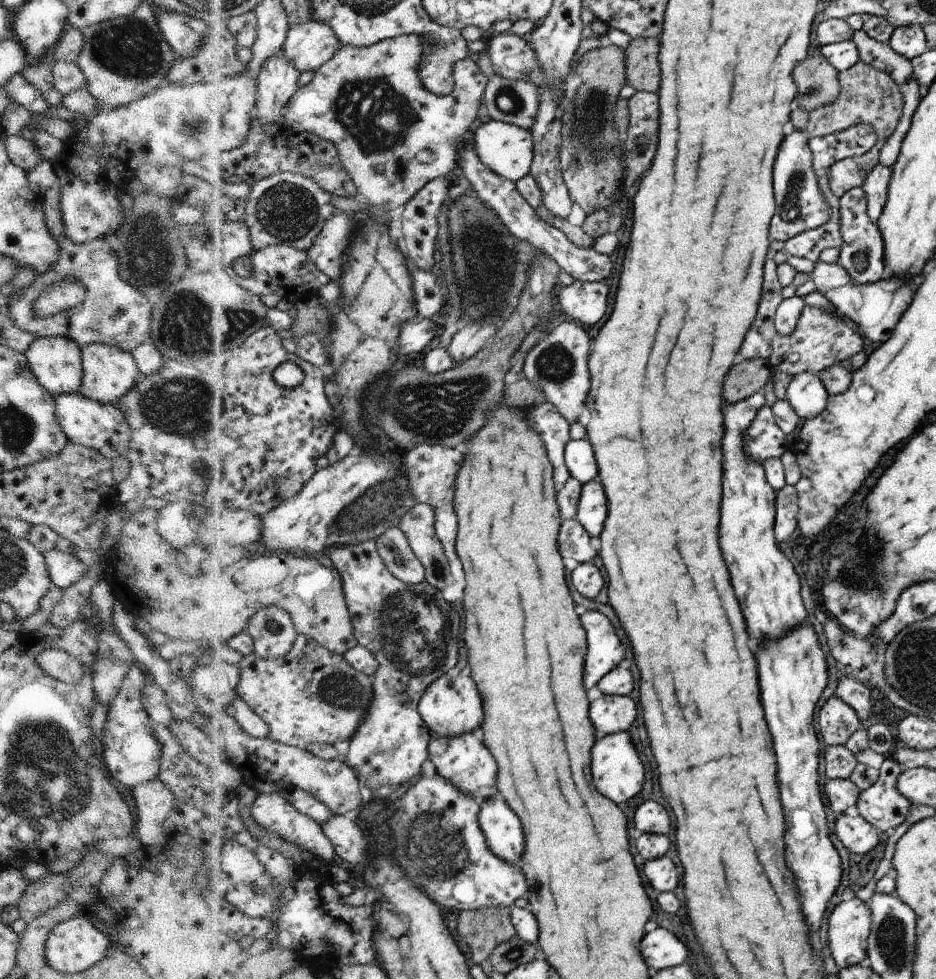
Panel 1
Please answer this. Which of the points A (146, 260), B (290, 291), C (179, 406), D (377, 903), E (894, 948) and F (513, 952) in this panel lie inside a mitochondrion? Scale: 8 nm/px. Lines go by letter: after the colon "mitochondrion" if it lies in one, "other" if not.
A: mitochondrion
B: other
C: mitochondrion
D: other
E: mitochondrion
F: mitochondrion

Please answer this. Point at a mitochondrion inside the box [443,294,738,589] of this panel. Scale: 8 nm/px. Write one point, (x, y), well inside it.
(556, 365)

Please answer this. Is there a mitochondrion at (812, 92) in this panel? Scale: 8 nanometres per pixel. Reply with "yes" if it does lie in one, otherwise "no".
yes

